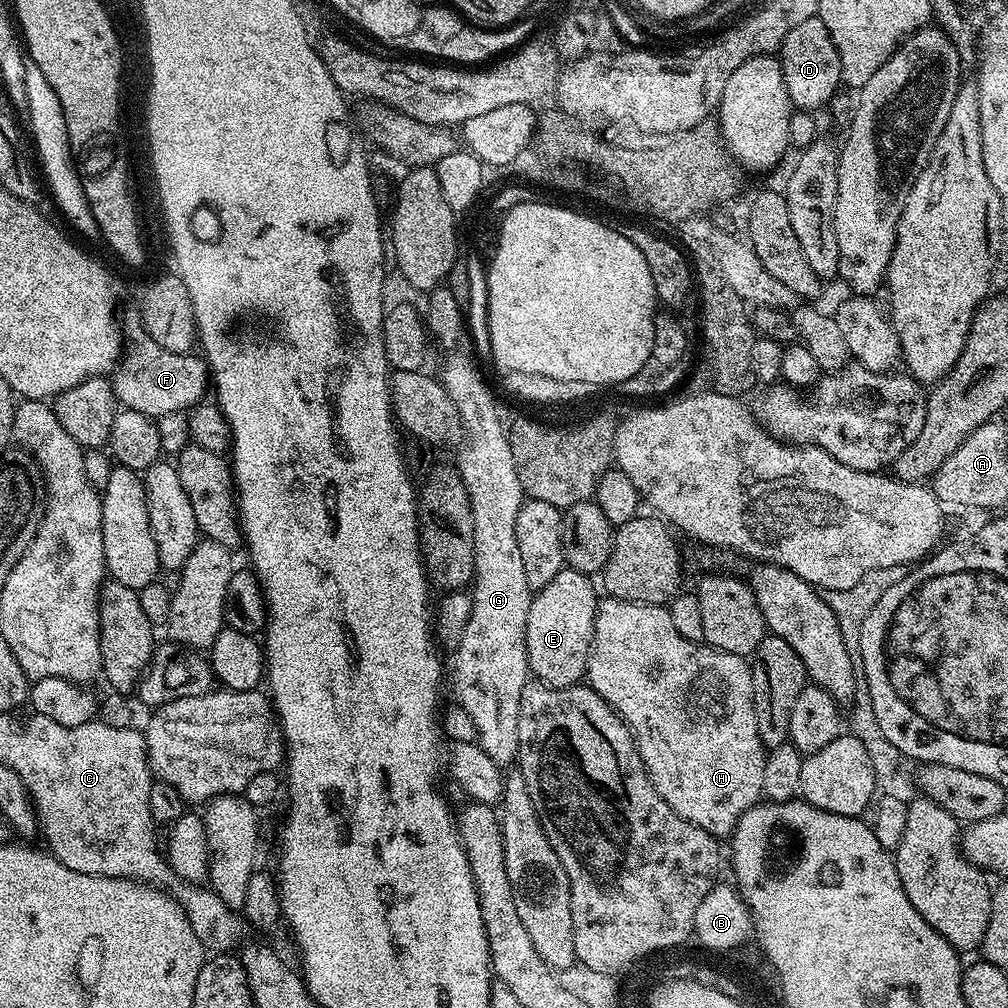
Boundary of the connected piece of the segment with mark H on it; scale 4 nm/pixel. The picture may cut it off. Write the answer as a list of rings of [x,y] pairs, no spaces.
[[[604,598],[596,606],[586,684],[624,719],[656,792],[668,805],[711,836],[731,837],[742,814],[762,796],[766,749],[758,738],[758,718],[754,718],[751,663],[738,654],[682,638],[663,604]]]

